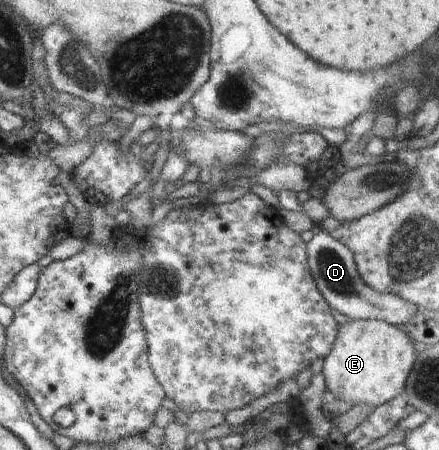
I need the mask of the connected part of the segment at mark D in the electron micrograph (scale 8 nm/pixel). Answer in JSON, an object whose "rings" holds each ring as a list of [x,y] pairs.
{"rings":[[[319,229],[307,245],[307,262],[315,284],[325,297],[332,310],[347,315],[351,320],[384,320],[390,325],[403,328],[419,311],[415,303],[390,292],[379,292],[372,289],[357,270],[355,257],[349,247],[340,240],[335,240],[329,233]]]}

